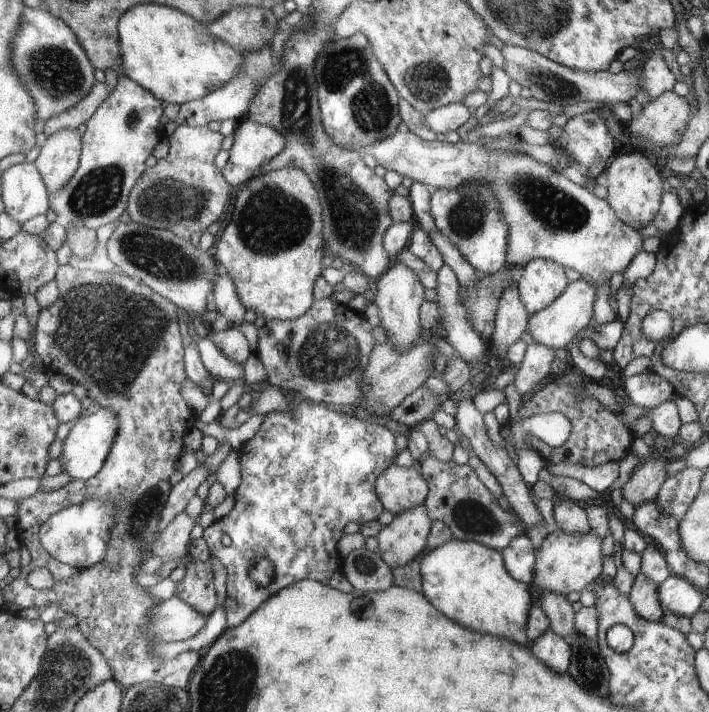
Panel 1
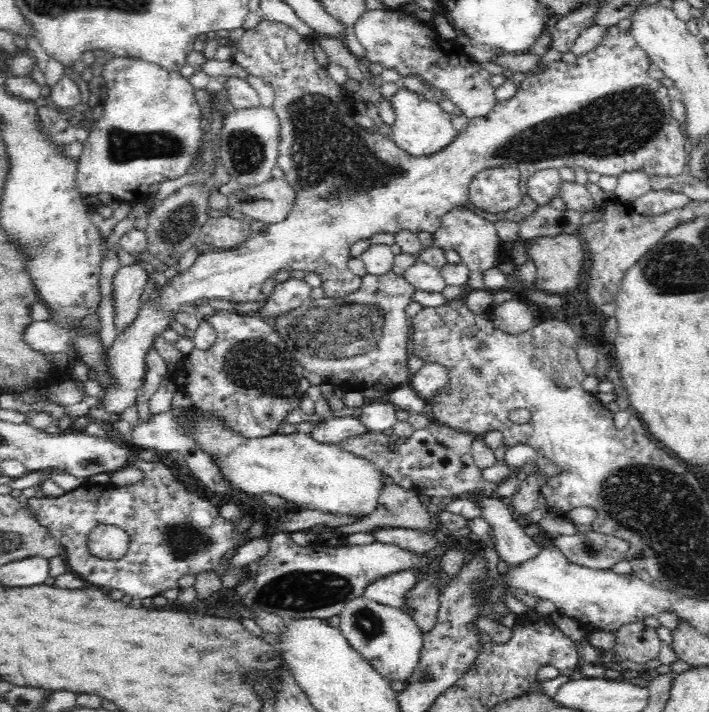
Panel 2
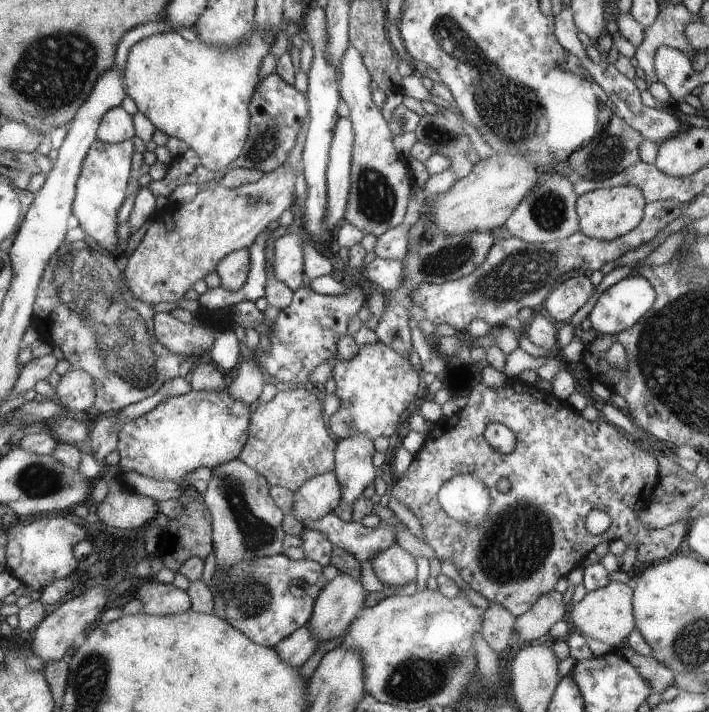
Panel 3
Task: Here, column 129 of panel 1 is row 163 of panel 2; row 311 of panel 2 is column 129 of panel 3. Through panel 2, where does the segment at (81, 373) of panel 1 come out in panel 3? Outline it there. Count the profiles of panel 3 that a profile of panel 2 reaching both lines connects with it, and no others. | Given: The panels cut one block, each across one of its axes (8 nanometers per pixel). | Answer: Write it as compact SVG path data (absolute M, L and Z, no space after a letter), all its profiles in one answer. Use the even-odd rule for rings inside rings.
M132 138L118 144L100 142L98 139L90 145L88 154L82 162L80 176L76 182L76 196L73 200L73 213L78 218L79 226L84 230L87 239L104 251L116 252L118 238L118 210L123 206L130 182L130 158L134 154Z

